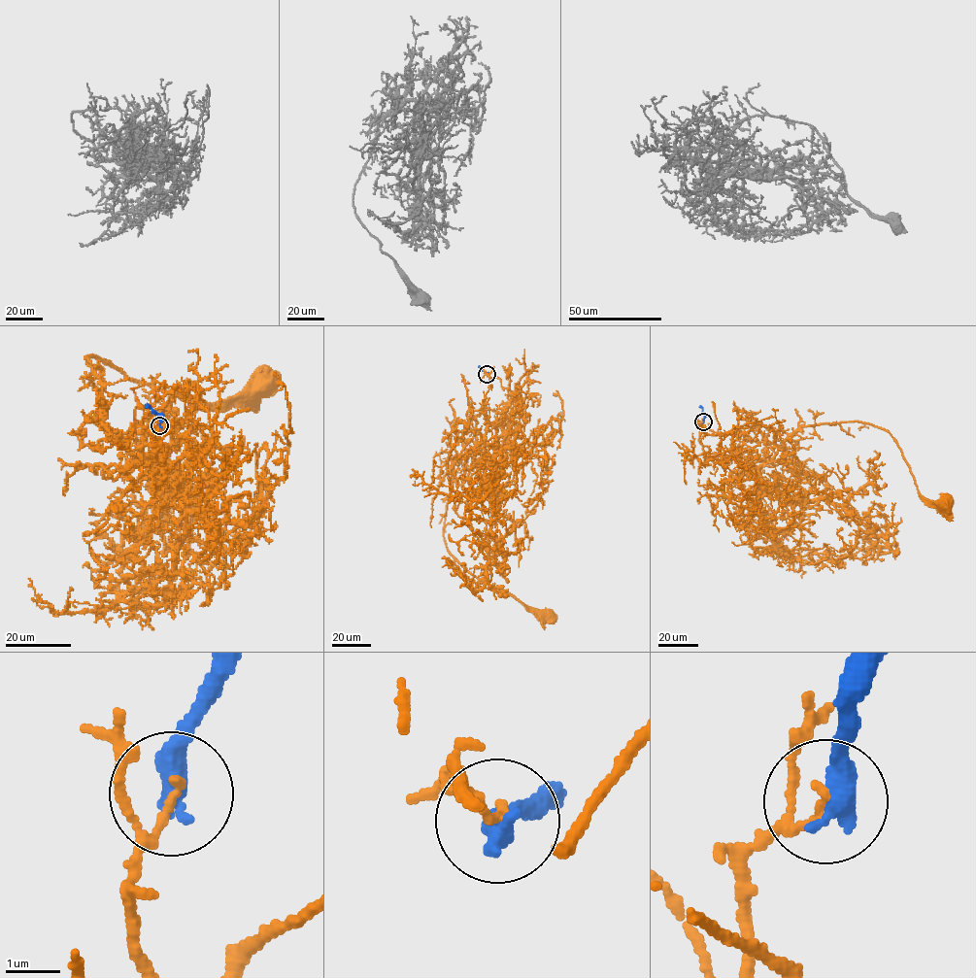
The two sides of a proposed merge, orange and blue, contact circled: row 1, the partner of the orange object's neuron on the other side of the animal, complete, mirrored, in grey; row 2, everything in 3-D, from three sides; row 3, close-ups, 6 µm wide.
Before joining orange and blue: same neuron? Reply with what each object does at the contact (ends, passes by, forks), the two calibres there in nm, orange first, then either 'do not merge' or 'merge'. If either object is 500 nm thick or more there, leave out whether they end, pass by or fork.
calibres 100 and 500 nm; do not merge

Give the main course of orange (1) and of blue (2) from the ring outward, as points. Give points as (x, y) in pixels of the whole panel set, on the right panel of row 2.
1: (703, 421), (704, 455), (757, 466), (802, 427), (879, 426), (892, 438), (921, 495), (942, 504)
2: (703, 421), (704, 415), (700, 405)

